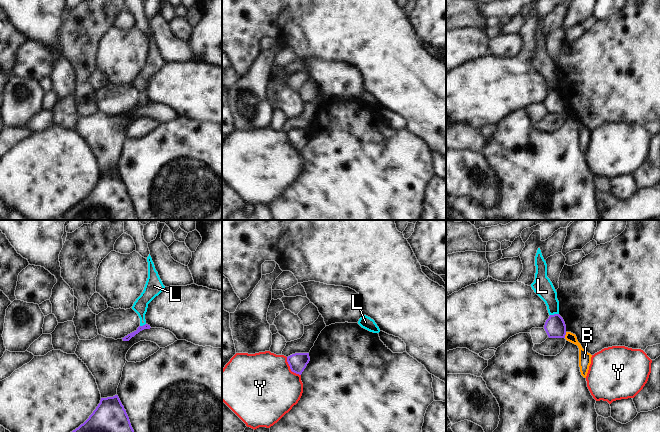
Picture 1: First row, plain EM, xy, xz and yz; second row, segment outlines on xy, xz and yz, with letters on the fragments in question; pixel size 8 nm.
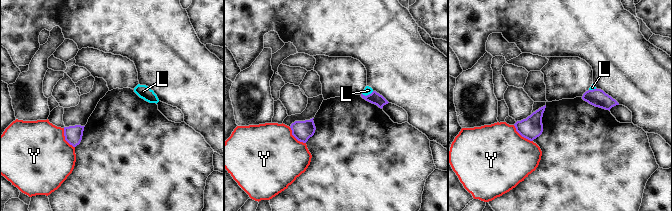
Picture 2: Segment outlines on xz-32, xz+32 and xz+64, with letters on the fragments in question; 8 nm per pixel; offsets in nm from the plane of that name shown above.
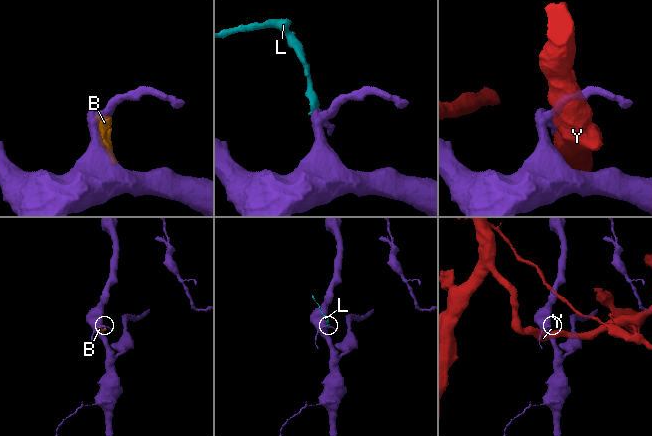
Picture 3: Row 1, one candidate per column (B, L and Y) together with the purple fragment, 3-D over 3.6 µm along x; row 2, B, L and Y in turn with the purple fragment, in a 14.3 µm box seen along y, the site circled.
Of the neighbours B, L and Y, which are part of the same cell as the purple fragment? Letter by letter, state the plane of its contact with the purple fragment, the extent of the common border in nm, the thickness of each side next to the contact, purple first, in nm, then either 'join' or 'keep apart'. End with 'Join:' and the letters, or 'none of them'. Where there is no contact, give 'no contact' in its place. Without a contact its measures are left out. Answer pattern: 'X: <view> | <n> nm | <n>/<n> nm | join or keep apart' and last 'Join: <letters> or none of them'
B: yz | 50 nm | 170/100 nm | keep apart
L: yz | 70 nm | 170/160 nm | keep apart
Y: xz | 190 nm | 140/500 nm | keep apart
Join: none of them

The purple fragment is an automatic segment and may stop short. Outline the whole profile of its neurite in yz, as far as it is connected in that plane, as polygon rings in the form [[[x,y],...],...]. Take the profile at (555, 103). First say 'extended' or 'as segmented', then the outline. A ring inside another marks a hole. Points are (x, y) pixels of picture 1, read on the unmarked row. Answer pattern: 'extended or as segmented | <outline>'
as segmented | [[[559,90],[550,91],[545,98],[544,105],[549,114],[565,114],[566,101]]]

